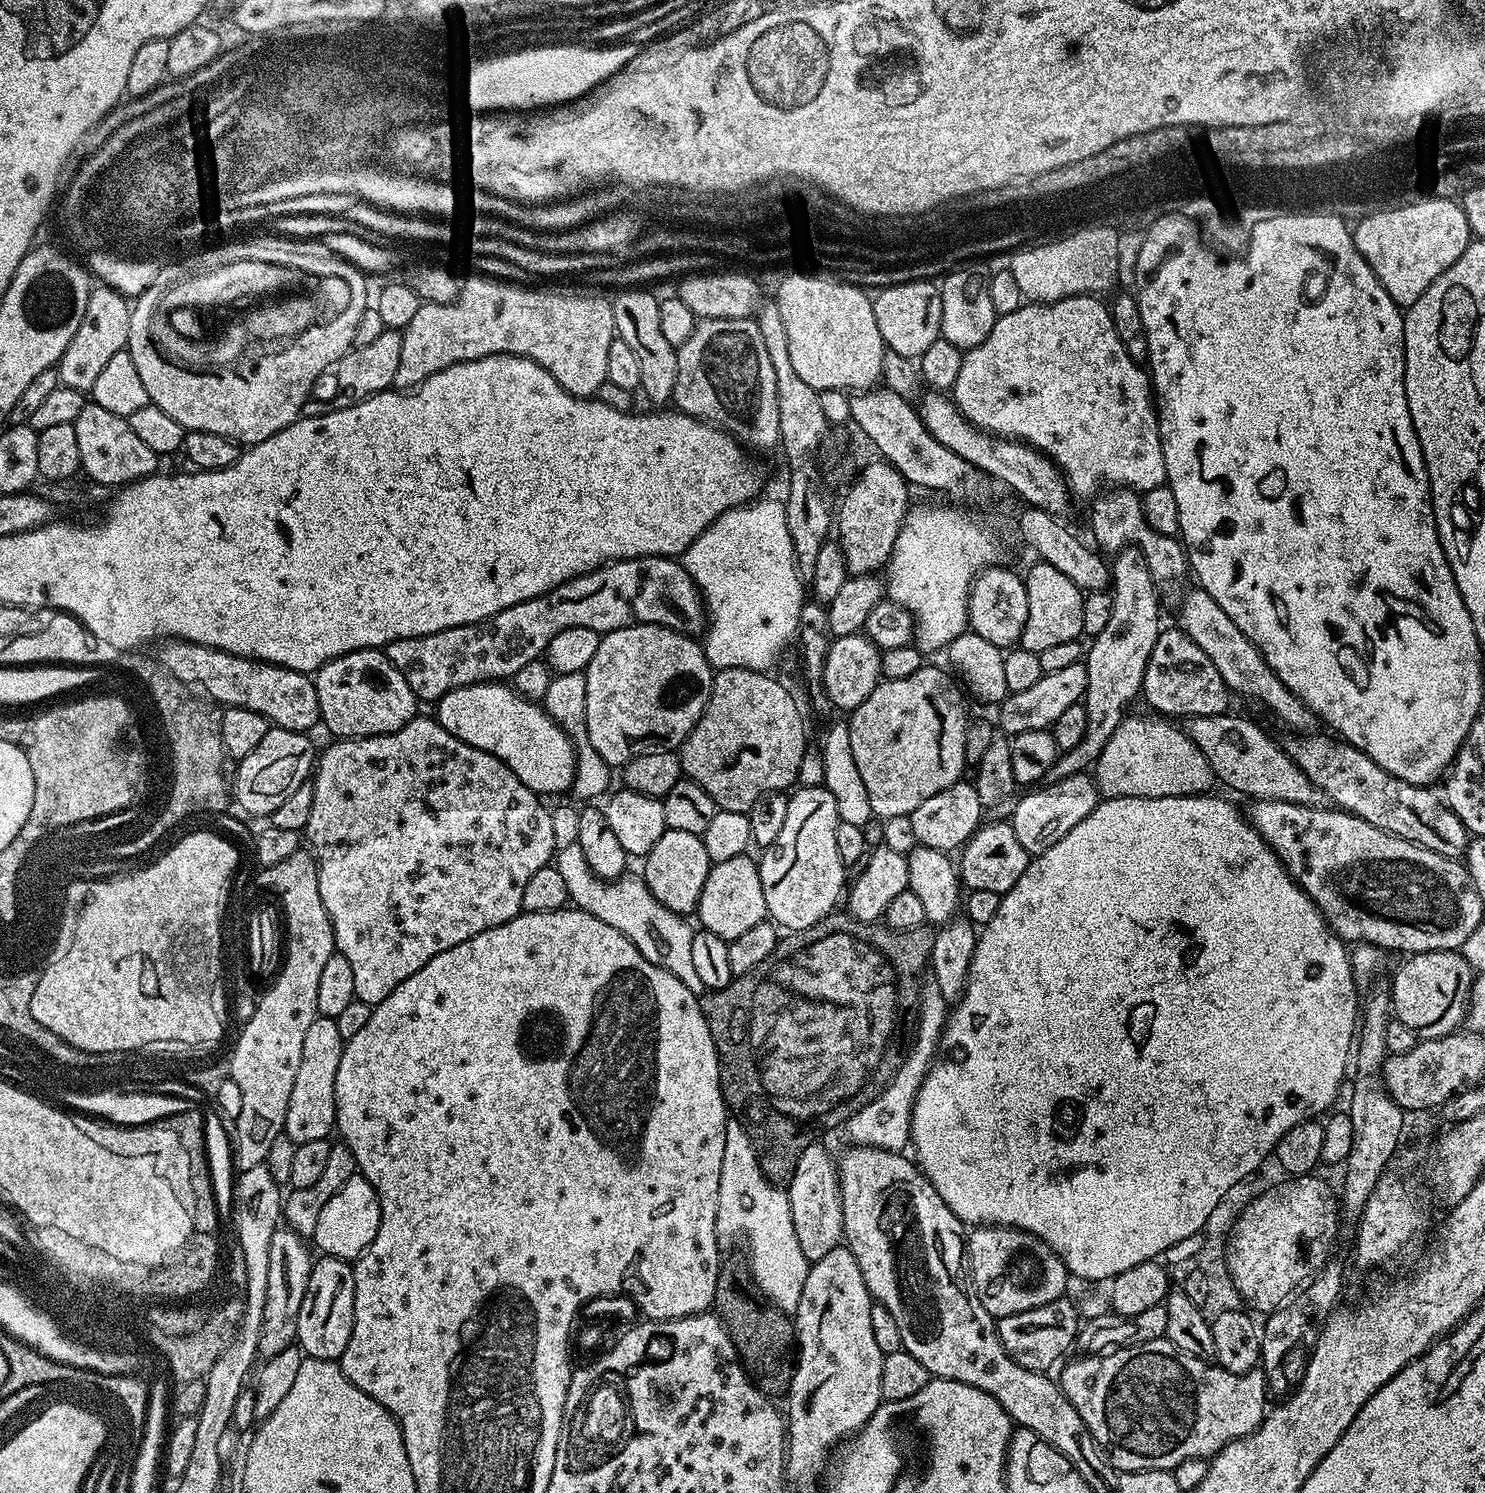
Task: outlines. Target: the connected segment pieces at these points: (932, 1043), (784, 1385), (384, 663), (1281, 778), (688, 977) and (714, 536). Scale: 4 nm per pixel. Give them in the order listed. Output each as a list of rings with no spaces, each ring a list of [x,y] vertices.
[[[933,978],[923,981],[920,987],[920,1003],[918,1005],[918,1021],[914,1030],[916,1037],[911,1037],[910,1047],[903,1057],[902,1063],[890,1078],[890,1082],[881,1090],[880,1095],[873,1098],[869,1104],[864,1104],[850,1119],[843,1121],[842,1129],[849,1136],[853,1145],[862,1148],[881,1148],[887,1152],[905,1151],[910,1144],[912,1130],[912,1107],[916,1101],[918,1090],[932,1068],[932,1061],[938,1055],[940,1035],[944,1032],[950,1006],[942,996],[937,982]]]
[[[725,1259],[721,1263],[718,1286],[714,1290],[714,1312],[730,1334],[740,1363],[753,1384],[769,1398],[783,1397],[792,1381],[796,1326],[793,1317],[773,1304],[757,1286],[747,1259]]]
[[[363,648],[334,658],[314,673],[318,690],[318,706],[323,727],[328,727],[336,738],[359,738],[362,736],[381,736],[387,732],[406,726],[416,715],[416,695],[410,690],[406,678],[390,663],[387,655],[379,648]]]
[[[1231,711],[1209,716],[1190,716],[1183,721],[1184,733],[1206,754],[1213,777],[1228,788],[1248,796],[1252,800],[1277,800],[1294,804],[1319,805],[1322,794],[1302,774],[1302,770],[1284,752],[1279,743],[1275,744],[1258,725],[1244,716],[1232,716]]]
[[[568,842],[565,848],[563,845],[557,851],[554,866],[566,881],[568,899],[575,907],[594,914],[602,922],[614,926],[614,930],[622,933],[647,960],[654,962],[654,966],[674,974],[674,978],[678,978],[678,982],[685,984],[698,998],[705,995],[706,990],[694,970],[690,951],[693,925],[688,925],[684,921],[687,919],[681,913],[662,906],[658,898],[650,894],[650,890],[639,875],[625,874],[618,880],[599,880],[590,870],[586,854],[582,854],[582,846],[574,842]]]
[[[757,498],[738,508],[726,510],[682,554],[684,568],[694,578],[706,609],[706,631],[702,647],[713,669],[749,668],[772,670],[776,659],[800,630],[800,608],[806,603],[806,588],[796,571],[796,555],[786,526],[785,505],[776,500]]]

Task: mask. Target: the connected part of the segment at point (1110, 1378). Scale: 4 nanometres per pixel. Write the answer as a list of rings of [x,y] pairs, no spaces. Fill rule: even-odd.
[[[1167,1338],[1142,1342],[1142,1346],[1118,1348],[1107,1354],[1084,1354],[1079,1358],[1081,1360],[1072,1360],[1059,1369],[1058,1383],[1070,1406],[1082,1414],[1086,1430],[1090,1430],[1117,1473],[1167,1472],[1187,1460],[1208,1460],[1230,1442],[1255,1432],[1266,1415],[1264,1396],[1269,1395],[1268,1384],[1259,1367],[1251,1368],[1246,1374],[1230,1374],[1230,1370],[1215,1362],[1186,1354]]]

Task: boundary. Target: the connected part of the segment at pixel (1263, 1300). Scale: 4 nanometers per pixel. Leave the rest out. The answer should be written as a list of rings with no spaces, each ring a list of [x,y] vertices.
[[[1309,1174],[1295,1178],[1284,1178],[1281,1184],[1273,1183],[1264,1193],[1253,1198],[1232,1224],[1232,1232],[1229,1234],[1227,1241],[1227,1262],[1229,1273],[1232,1275],[1232,1286],[1236,1288],[1237,1297],[1239,1297],[1243,1303],[1245,1300],[1245,1302],[1249,1304],[1247,1307],[1251,1309],[1253,1313],[1261,1312],[1261,1314],[1267,1314],[1273,1312],[1275,1308],[1285,1303],[1309,1277],[1319,1272],[1325,1264],[1329,1263],[1330,1256],[1328,1256],[1328,1251],[1331,1250],[1332,1243],[1336,1240],[1336,1227],[1342,1224],[1342,1205],[1338,1199],[1337,1193],[1335,1191],[1332,1193],[1331,1186],[1328,1185],[1326,1181],[1319,1180],[1318,1177],[1319,1175]]]

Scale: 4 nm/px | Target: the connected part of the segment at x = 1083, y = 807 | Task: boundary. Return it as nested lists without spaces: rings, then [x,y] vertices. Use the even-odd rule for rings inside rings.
[[[1081,774],[1053,780],[1037,787],[1035,790],[1028,790],[1024,797],[1015,801],[1010,817],[1010,823],[1014,834],[1018,834],[1018,842],[1029,854],[1045,852],[1058,838],[1066,838],[1086,814],[1094,811],[1098,803],[1098,789],[1095,779],[1091,775]],[[1037,791],[1037,792],[1034,792]]]

